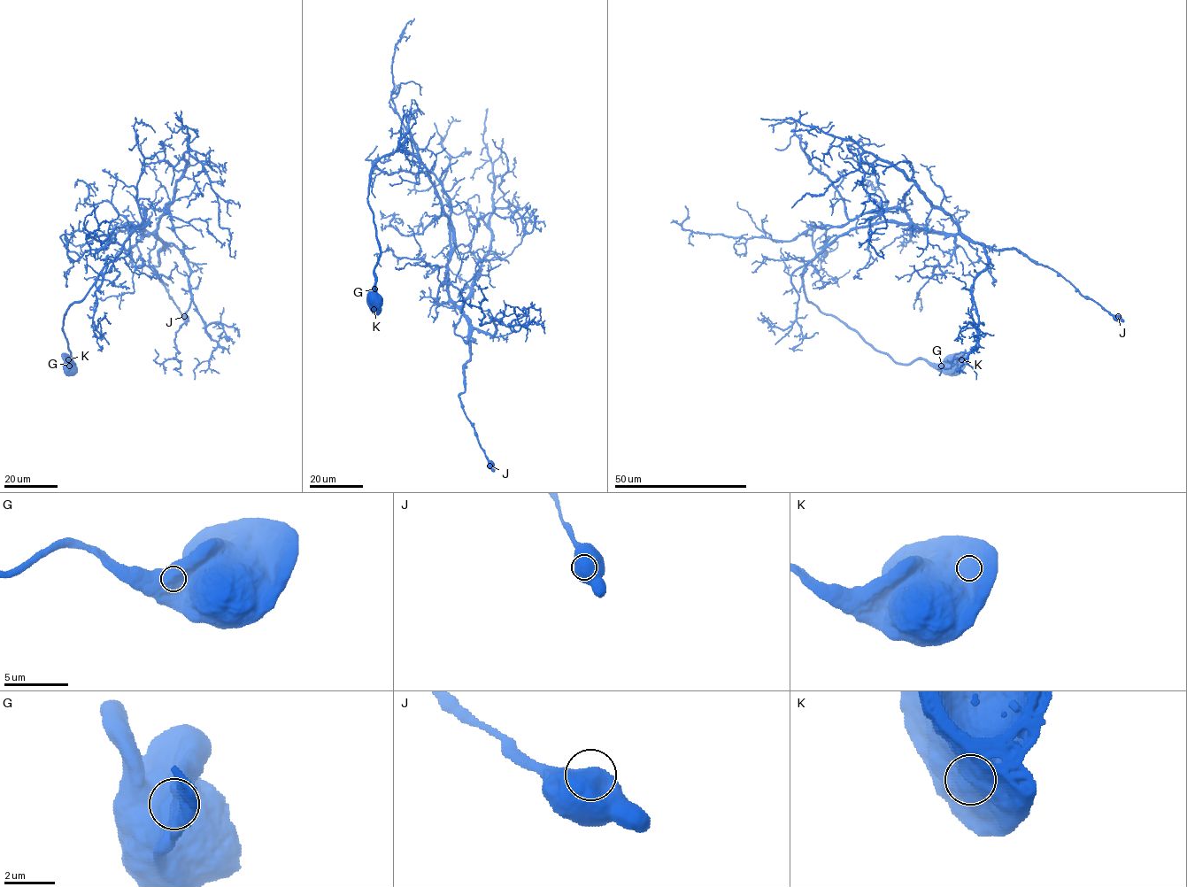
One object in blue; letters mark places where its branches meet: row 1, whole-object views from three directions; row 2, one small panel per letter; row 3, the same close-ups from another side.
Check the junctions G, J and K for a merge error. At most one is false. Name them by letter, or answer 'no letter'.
no letter

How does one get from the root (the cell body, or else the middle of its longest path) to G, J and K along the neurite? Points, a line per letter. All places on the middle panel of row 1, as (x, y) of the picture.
G: (374, 299), (374, 289)
J: (374, 299), (370, 170), (407, 150), (454, 233), (449, 299), (470, 343), (459, 398), (489, 466)
K: (374, 299), (376, 295), (373, 309)

